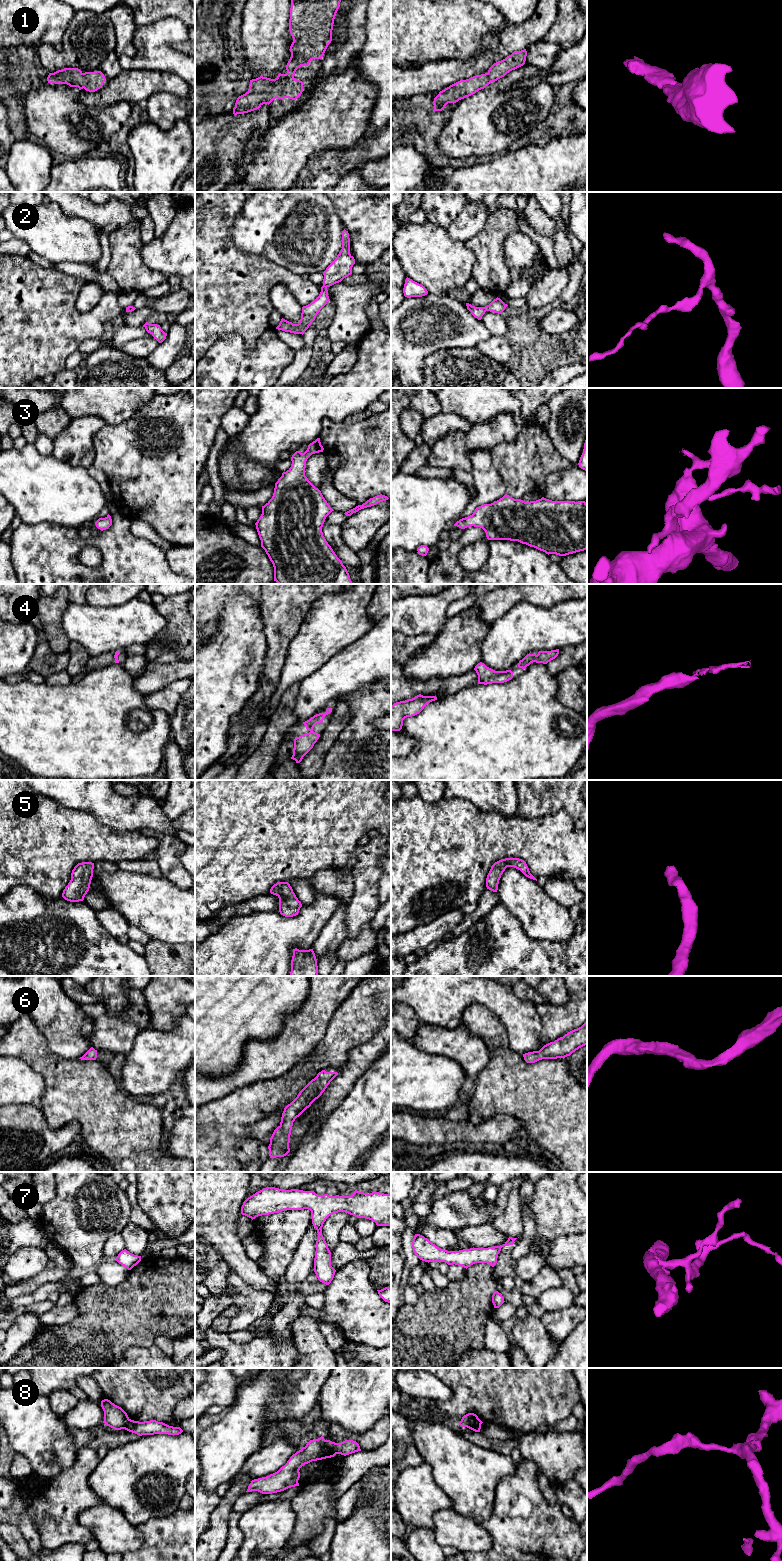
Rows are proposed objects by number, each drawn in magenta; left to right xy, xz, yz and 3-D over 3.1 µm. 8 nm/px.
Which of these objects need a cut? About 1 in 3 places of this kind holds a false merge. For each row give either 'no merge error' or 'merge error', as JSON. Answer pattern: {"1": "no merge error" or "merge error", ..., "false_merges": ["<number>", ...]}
{"1": "no merge error", "2": "no merge error", "3": "no merge error", "4": "no merge error", "5": "no merge error", "6": "no merge error", "7": "no merge error", "8": "merge error", "false_merges": ["8"]}

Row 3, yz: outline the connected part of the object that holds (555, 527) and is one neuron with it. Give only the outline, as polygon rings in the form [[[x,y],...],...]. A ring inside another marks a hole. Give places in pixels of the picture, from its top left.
[[[505,494],[491,504],[475,509],[472,515],[457,521],[454,526],[482,528],[488,540],[518,541],[546,554],[566,556],[587,549],[587,503],[585,501],[552,501],[542,497],[525,502]]]

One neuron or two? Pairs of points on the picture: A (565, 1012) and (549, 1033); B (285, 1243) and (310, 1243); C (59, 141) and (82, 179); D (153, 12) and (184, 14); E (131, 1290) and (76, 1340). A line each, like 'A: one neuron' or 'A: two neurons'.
A: one neuron
B: two neurons
C: two neurons
D: one neuron
E: one neuron

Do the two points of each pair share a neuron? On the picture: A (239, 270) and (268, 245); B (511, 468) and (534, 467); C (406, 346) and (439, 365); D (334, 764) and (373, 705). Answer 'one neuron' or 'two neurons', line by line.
A: two neurons
B: one neuron
C: two neurons
D: one neuron

